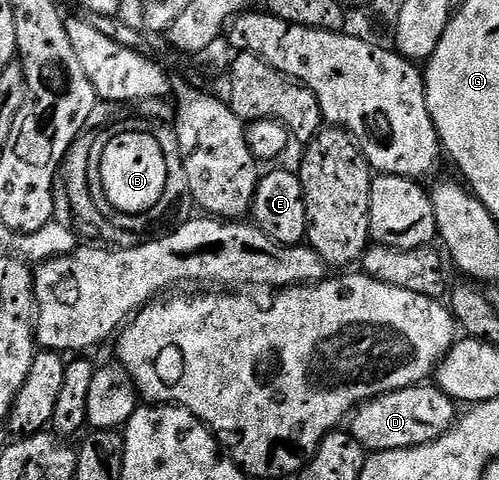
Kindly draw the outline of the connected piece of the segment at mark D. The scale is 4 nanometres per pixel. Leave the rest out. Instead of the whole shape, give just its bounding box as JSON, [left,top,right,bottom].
[347,383,459,453]

